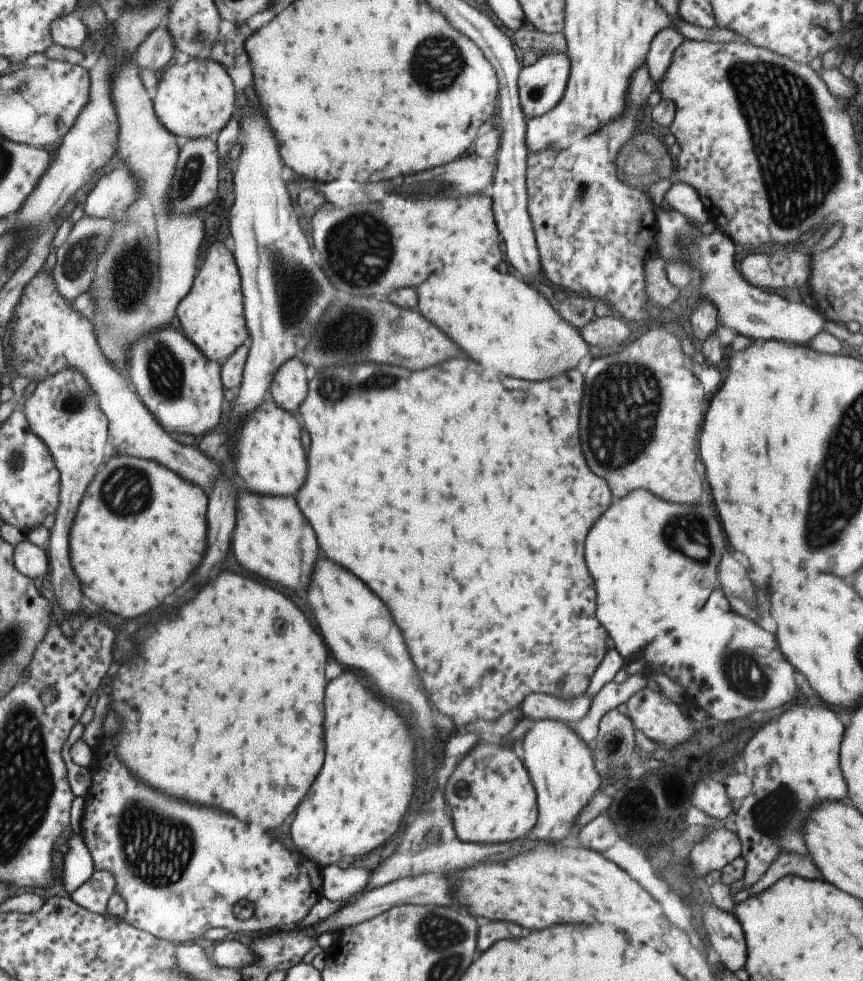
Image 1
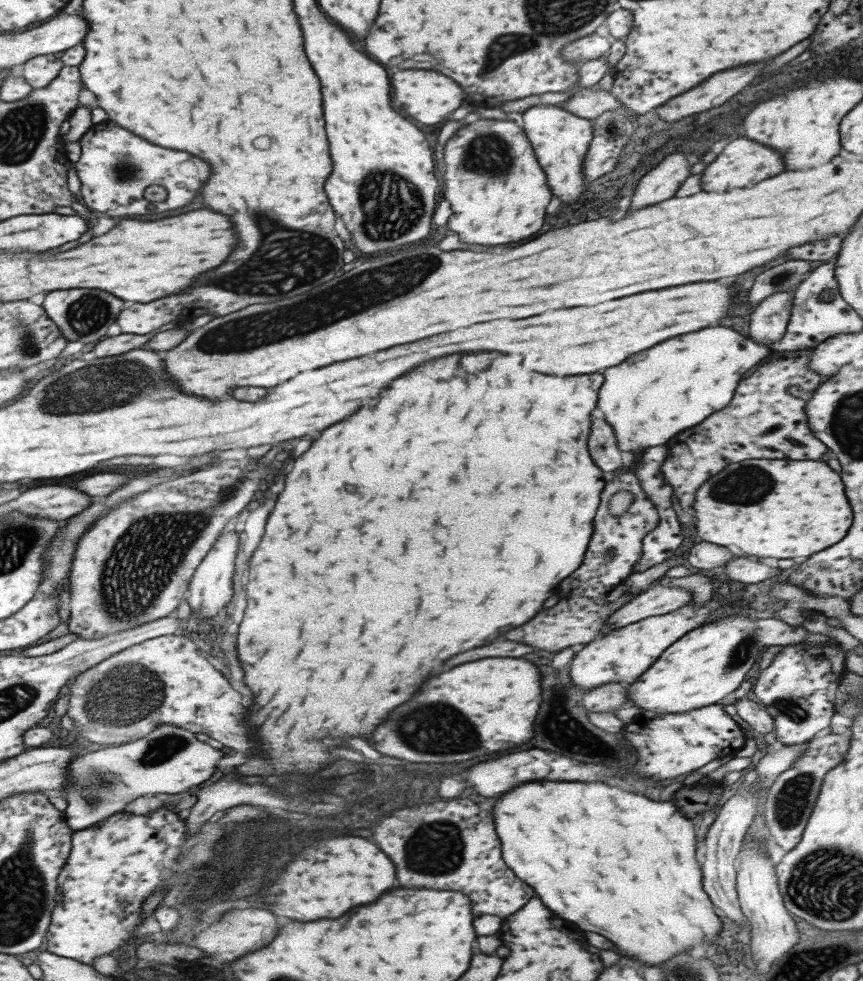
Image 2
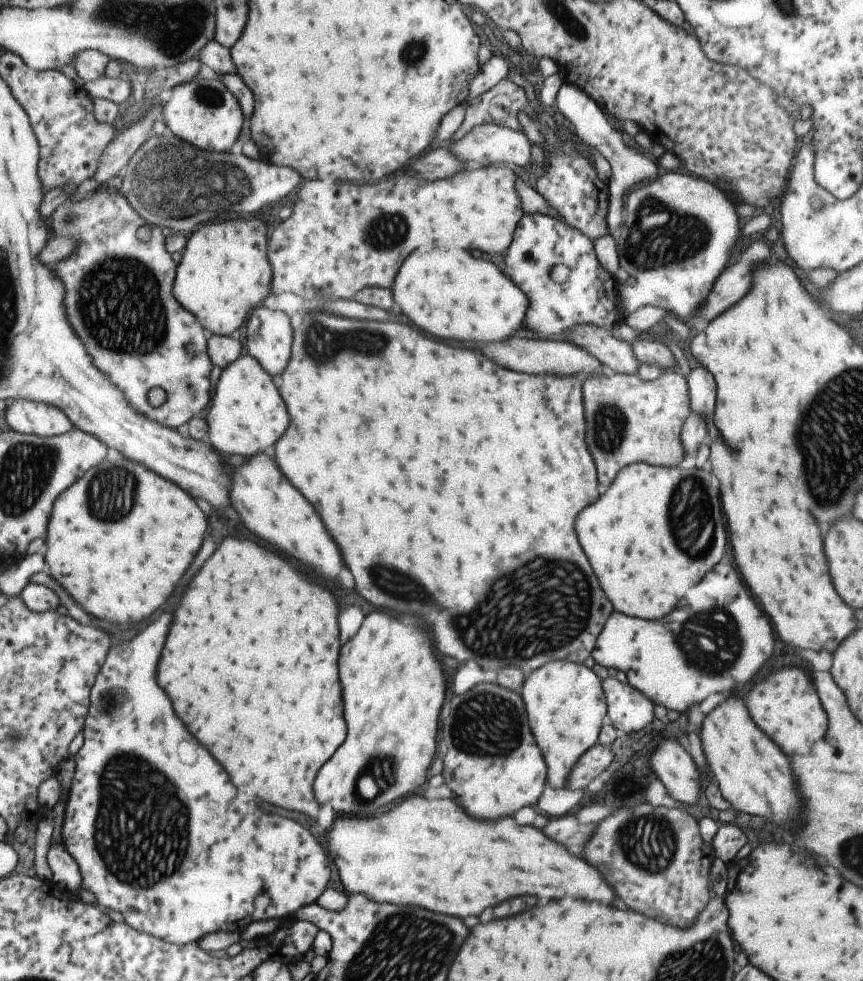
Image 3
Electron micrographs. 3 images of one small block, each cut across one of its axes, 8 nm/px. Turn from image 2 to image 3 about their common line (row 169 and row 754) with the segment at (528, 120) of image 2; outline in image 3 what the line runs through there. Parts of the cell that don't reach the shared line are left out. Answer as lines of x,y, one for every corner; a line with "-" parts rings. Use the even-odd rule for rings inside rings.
549,662
525,678
519,696
525,704
529,730
541,750
541,758
545,760
547,784
553,790
563,790
569,784
573,766
597,744
599,730
607,720
603,684
597,680
593,670
587,670
583,664

